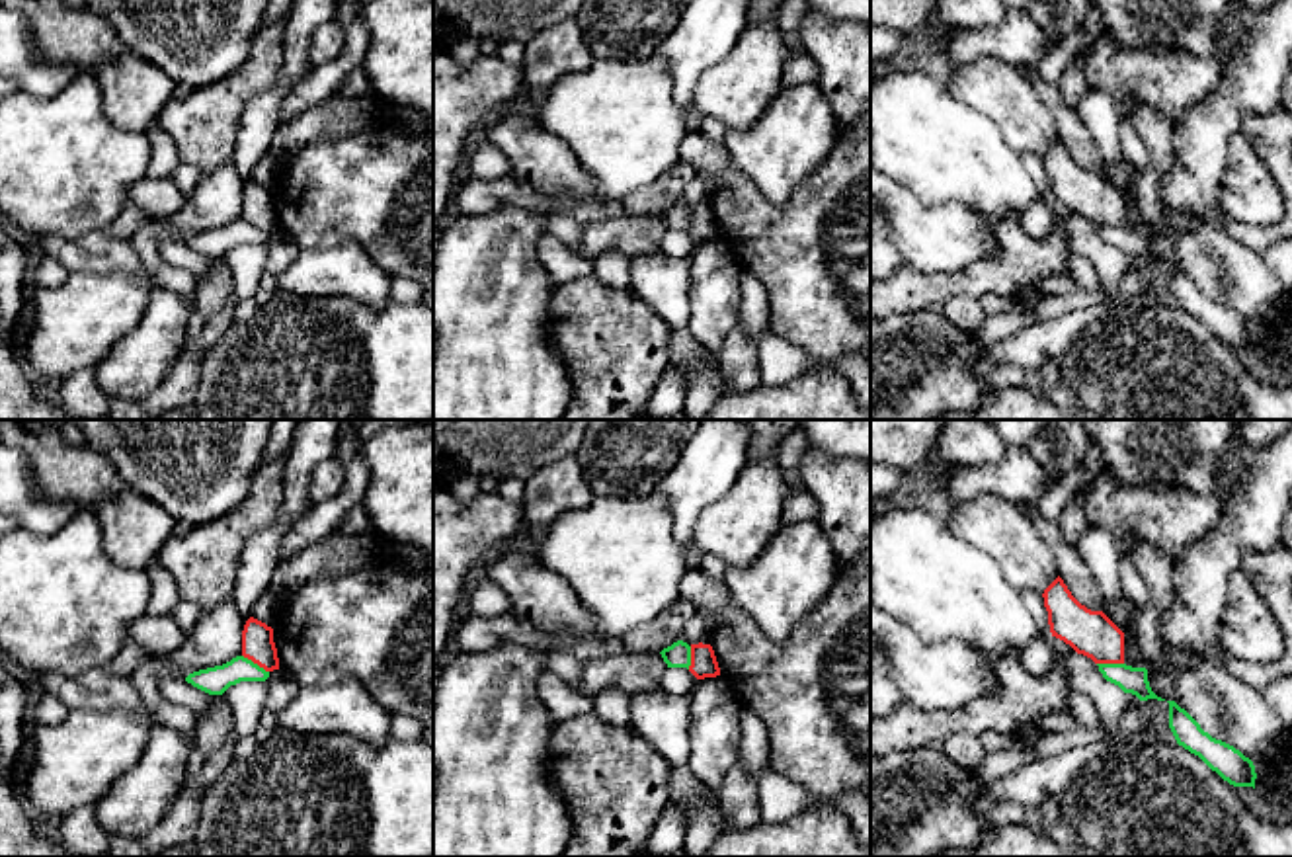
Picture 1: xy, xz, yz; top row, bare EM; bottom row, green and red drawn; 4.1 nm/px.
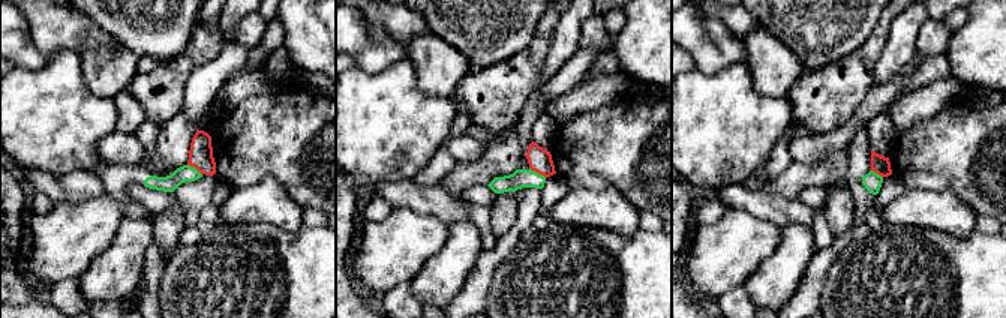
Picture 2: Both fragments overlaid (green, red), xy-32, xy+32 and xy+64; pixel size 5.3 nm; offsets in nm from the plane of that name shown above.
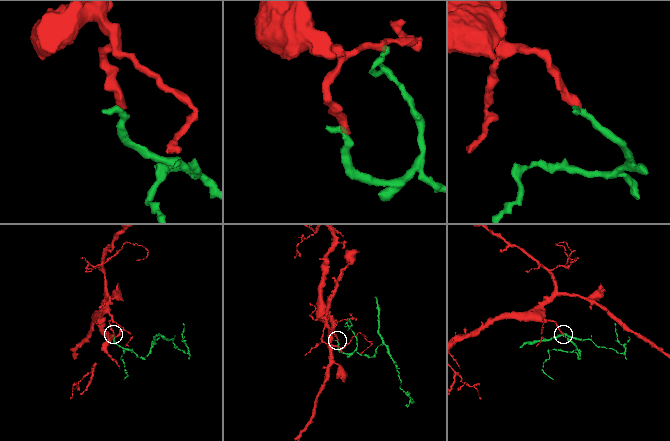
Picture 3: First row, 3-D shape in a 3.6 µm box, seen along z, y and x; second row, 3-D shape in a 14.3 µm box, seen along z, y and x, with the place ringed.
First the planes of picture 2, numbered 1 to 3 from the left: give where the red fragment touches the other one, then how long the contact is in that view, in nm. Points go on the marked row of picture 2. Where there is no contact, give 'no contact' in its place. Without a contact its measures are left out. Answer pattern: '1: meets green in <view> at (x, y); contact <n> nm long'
1: meets green in xy-32 at (195, 168); contact 100 nm long
2: meets green in xy+32 at (537, 173); contact 110 nm long
3: meets green in xy+64 at (876, 173); contact 80 nm long

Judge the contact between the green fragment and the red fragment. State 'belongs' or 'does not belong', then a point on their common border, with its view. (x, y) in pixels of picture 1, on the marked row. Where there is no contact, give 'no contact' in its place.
does not belong | xy (256, 664)

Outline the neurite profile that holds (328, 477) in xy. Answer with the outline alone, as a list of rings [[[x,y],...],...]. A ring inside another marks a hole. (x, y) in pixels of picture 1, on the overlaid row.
[[[336,457],[318,463],[312,470],[308,486],[310,504],[322,504],[336,498],[342,492],[343,482],[345,470]]]

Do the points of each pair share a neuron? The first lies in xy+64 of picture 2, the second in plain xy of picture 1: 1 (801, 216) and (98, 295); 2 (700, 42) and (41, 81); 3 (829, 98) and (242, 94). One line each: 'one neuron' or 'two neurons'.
1: two neurons
2: one neuron
3: one neuron

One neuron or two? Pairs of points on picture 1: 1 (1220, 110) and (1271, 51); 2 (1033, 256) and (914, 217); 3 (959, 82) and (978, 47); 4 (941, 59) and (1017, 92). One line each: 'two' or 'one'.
1: one
2: two
3: two
4: one

